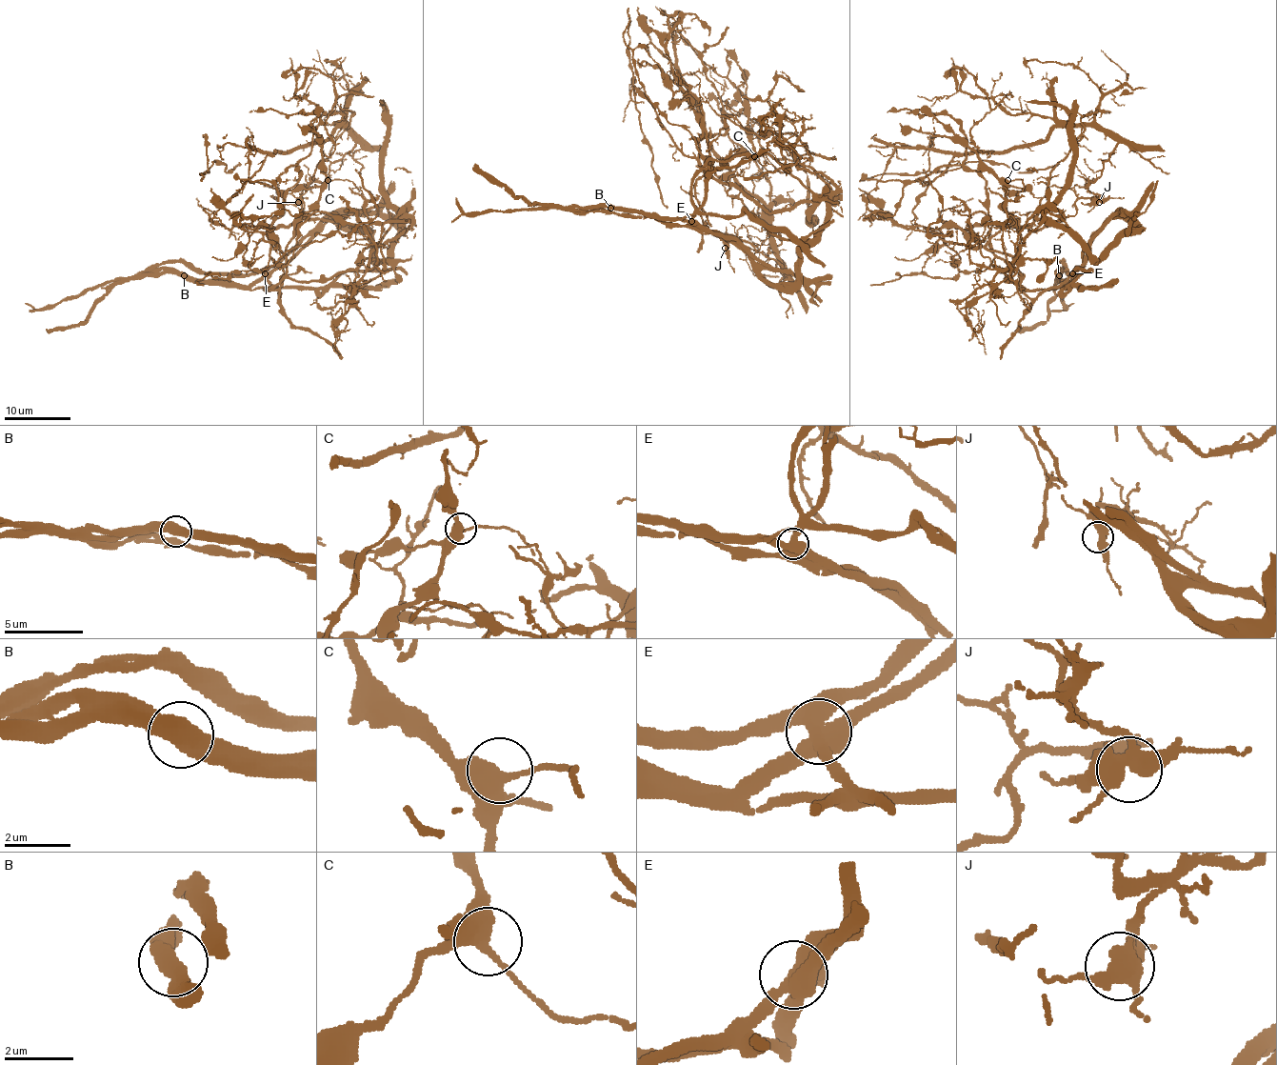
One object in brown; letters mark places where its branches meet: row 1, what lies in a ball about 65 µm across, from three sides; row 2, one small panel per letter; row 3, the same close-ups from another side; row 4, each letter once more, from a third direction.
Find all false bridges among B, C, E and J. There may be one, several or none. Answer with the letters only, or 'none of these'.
B, E

